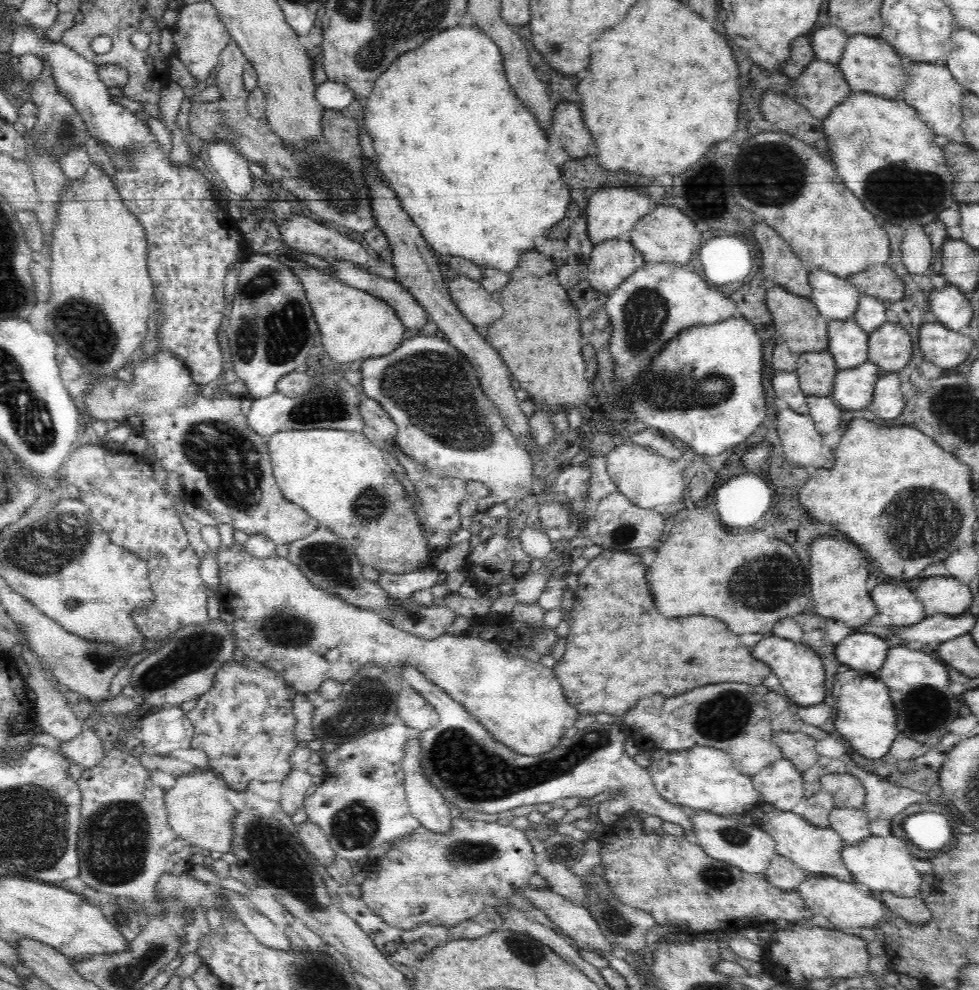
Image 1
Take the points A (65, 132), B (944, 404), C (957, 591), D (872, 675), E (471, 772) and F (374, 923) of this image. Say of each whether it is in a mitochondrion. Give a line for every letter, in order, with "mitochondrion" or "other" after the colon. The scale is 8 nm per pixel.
A: mitochondrion
B: mitochondrion
C: other
D: other
E: mitochondrion
F: other

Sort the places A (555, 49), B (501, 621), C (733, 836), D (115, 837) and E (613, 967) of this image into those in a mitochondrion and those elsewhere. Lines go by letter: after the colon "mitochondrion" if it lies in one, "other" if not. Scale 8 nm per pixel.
A: mitochondrion
B: other
C: mitochondrion
D: mitochondrion
E: other

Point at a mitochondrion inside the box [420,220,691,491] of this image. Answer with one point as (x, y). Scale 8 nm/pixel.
(643, 316)

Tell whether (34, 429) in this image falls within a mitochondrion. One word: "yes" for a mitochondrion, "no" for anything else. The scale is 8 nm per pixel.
yes

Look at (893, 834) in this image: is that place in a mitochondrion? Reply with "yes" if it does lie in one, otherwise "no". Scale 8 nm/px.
no

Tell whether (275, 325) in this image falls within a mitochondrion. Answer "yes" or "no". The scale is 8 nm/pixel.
yes

